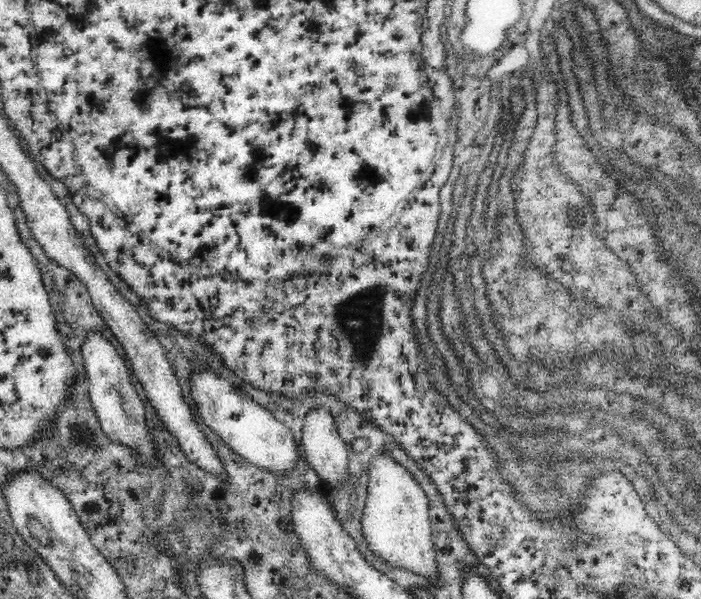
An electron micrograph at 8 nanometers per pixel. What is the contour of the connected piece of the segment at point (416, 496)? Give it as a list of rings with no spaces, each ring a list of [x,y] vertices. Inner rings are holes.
[[[378,452],[370,460],[368,475],[368,494],[364,499],[365,510],[361,524],[370,551],[386,563],[414,571],[430,581],[440,577],[431,539],[428,498],[420,484],[386,452]]]

